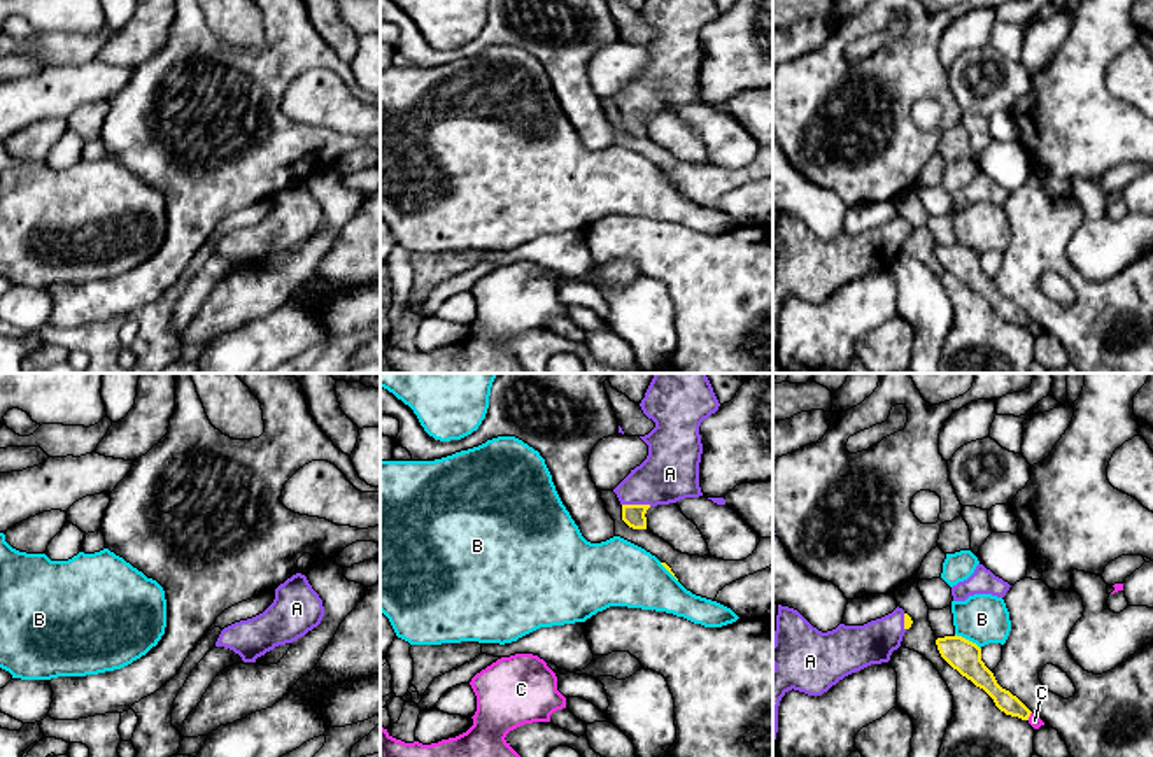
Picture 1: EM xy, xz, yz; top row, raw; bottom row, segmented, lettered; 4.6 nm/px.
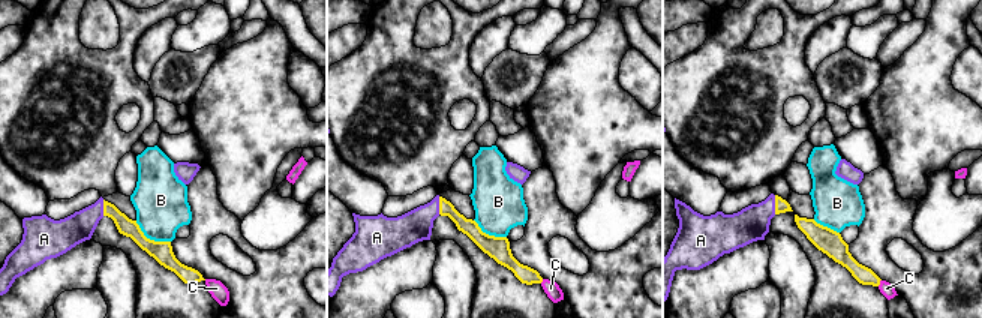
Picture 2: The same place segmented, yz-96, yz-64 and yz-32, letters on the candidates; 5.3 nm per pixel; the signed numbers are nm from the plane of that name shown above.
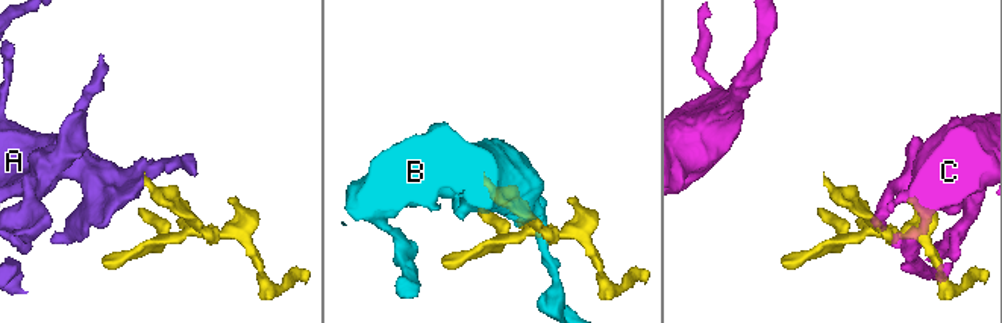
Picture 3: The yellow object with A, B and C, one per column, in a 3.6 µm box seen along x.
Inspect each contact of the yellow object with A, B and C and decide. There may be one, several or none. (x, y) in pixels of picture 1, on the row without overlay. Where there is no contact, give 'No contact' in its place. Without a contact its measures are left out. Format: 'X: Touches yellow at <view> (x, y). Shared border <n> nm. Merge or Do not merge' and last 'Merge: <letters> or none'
A: Touches yellow at xz (636, 113). Shared border 140 nm. Merge
B: Touches yellow at yz (968, 247). Shared border 140 nm. Do not merge
C: Touches yellow at yz (1029, 323). Shared border 40 nm. Do not merge
Merge: A

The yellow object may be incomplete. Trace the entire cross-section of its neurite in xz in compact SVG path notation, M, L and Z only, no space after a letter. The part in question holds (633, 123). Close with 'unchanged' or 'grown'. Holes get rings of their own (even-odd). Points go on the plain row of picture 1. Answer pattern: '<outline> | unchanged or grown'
M645 0L640 11L655 35L640 44L648 53L647 67L613 96L622 112L622 128L647 137L647 117L703 103L699 33L720 14L715 0Z | grown

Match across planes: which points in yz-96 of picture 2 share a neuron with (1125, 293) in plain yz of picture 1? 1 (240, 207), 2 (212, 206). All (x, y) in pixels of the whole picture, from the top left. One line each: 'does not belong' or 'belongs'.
1: does not belong
2: belongs

